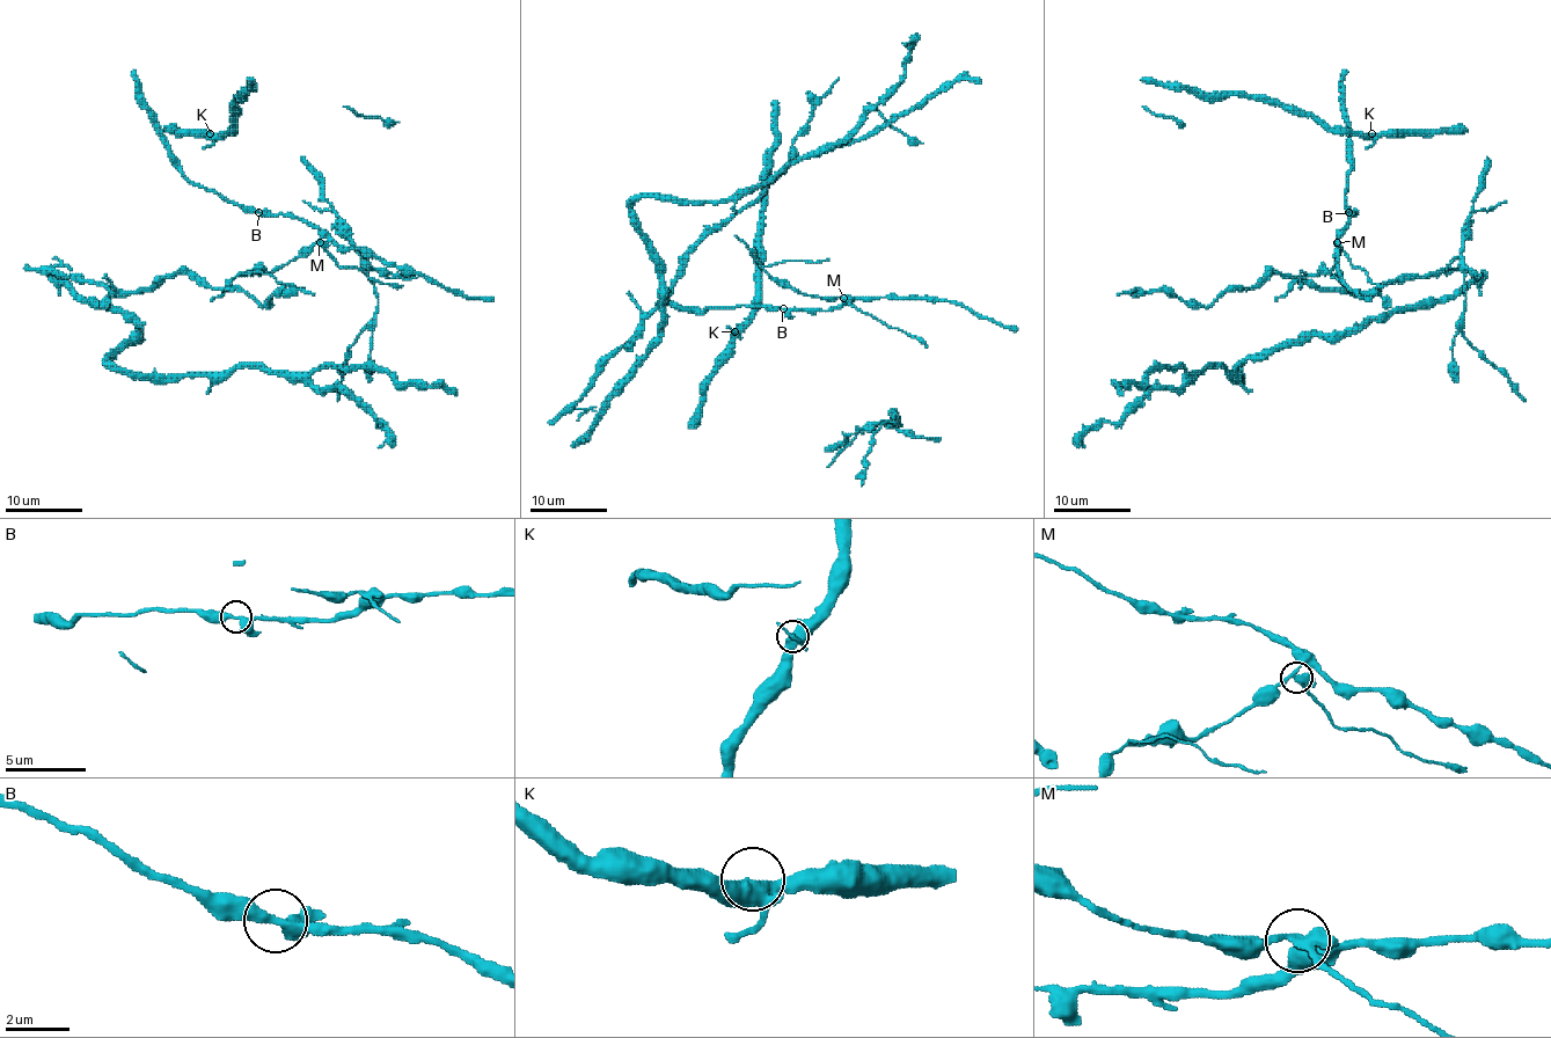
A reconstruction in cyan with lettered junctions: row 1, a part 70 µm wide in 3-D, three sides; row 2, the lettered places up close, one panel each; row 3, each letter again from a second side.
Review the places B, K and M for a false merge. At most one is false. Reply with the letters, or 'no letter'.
M

